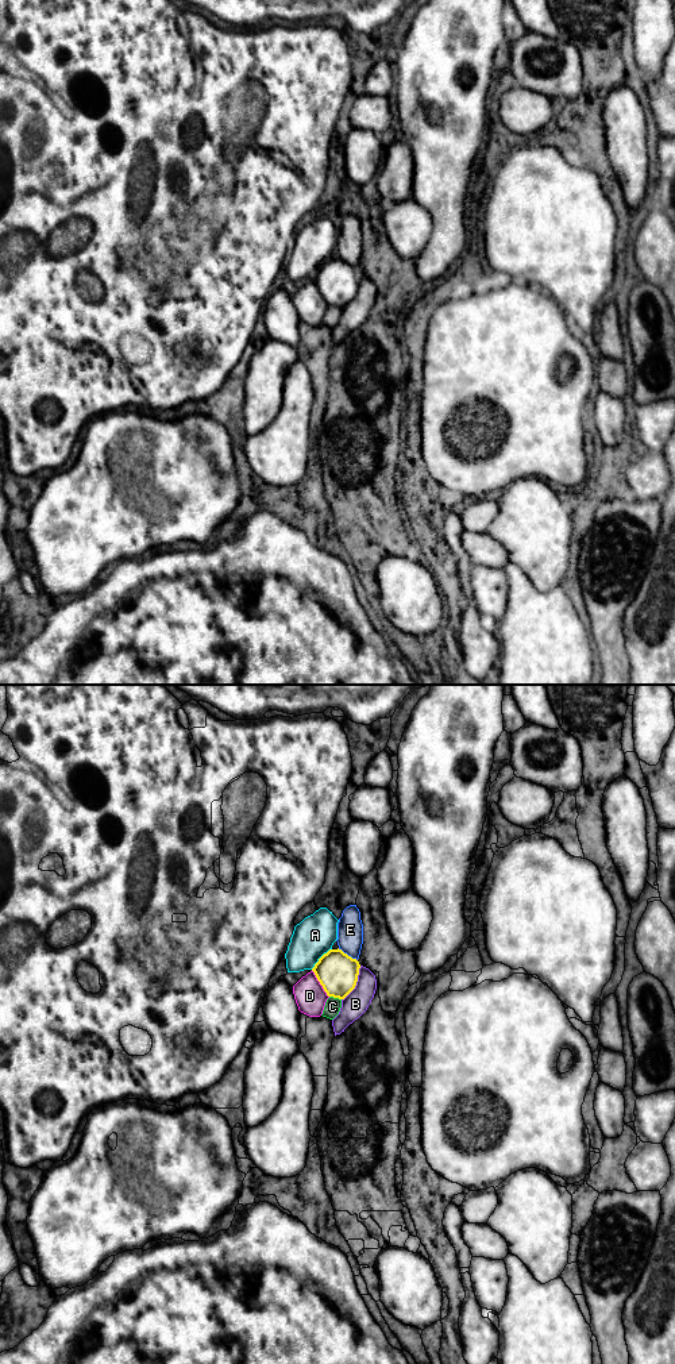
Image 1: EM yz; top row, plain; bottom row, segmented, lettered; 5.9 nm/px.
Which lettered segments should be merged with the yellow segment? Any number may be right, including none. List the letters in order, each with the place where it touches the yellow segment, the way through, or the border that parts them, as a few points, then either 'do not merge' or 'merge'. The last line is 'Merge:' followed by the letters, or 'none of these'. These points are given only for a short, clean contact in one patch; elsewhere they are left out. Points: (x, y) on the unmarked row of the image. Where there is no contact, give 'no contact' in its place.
A: contact yz (320, 266); do not merge
B: contact yz (355, 292); do not merge
C: contact yz (335, 305); do not merge
D: contact yz (320, 292); do not merge
E: contact yz (346, 262); do not merge
Merge: none of these

